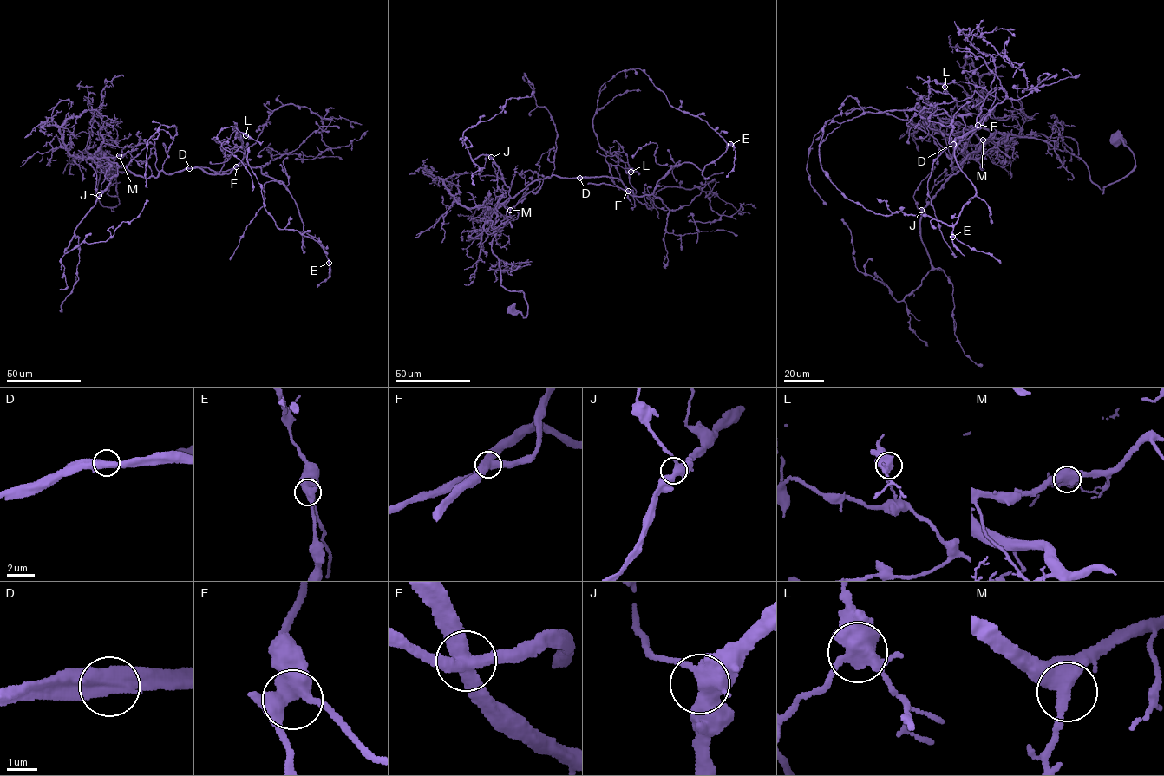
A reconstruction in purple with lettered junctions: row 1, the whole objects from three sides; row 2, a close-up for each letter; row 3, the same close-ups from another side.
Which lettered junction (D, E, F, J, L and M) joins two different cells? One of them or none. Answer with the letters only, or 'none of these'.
F

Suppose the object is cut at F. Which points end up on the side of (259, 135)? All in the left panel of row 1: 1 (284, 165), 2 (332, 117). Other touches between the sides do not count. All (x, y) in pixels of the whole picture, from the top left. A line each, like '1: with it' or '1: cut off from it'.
1: cut off from it
2: with it

